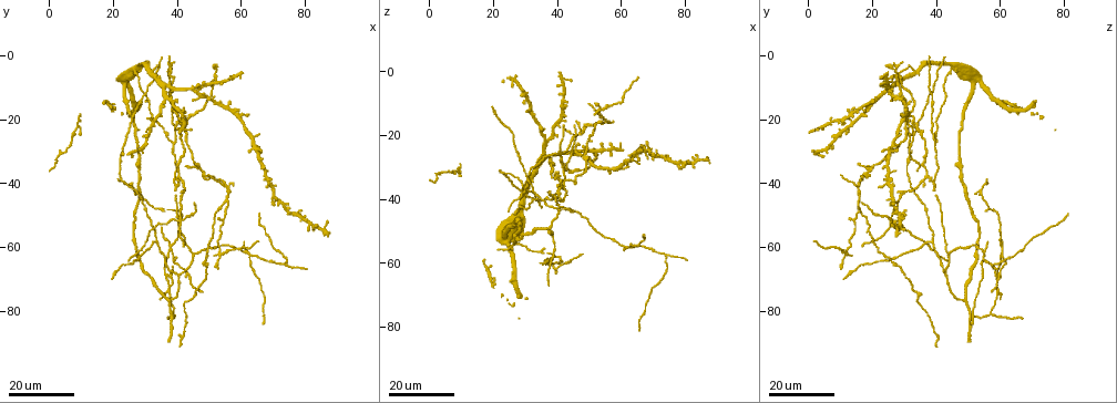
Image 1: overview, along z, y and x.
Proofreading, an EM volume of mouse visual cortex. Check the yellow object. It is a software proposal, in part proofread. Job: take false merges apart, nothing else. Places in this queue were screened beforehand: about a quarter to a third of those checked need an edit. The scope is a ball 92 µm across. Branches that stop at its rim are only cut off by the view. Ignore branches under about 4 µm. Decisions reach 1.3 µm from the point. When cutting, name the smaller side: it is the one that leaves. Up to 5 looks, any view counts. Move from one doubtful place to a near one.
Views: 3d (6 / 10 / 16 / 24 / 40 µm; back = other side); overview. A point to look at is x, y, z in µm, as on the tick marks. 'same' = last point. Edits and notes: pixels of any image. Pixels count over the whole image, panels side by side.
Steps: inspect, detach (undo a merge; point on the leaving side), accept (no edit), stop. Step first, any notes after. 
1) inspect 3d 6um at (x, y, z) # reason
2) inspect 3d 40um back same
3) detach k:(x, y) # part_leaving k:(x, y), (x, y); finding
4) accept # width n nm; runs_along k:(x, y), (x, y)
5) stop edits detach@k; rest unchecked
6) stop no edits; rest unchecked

inspect 3d 24um at (38, 28, 39) # arms part here

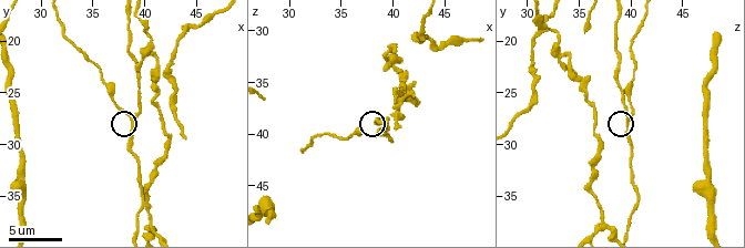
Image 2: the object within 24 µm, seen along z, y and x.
inspect 3d 6um at (39.0, 27.4, 39.4)

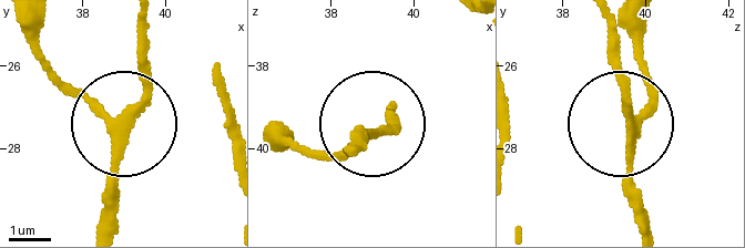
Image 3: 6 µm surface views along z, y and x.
accept # width 210 nm; runs_along 3:(21, 22), (36, 54), (116, 122), (141, 86), (141, 22); continuous, no second neuron

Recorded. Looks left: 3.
inspect 3d 6um at (36.4, 24.0, 39.8) # calibre changes

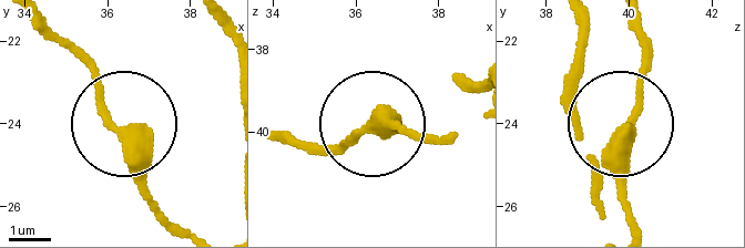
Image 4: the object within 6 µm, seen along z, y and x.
accept # runs_along 4:(48, 26), (93, 79), (135, 184), (174, 227); all the same neuron

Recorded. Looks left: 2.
inspect 3d 24um at (46, 61, 44) # thin arm on a thick one

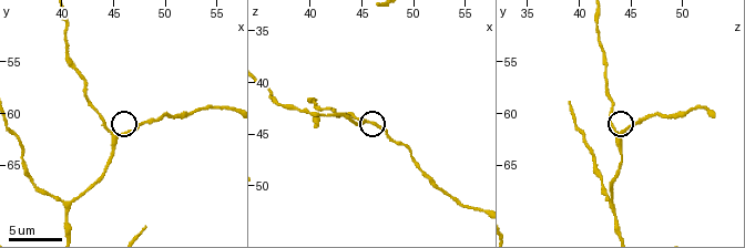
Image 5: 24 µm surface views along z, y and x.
inspect 3d 10um at (45.2, 62.2, 44.0) # zoom in

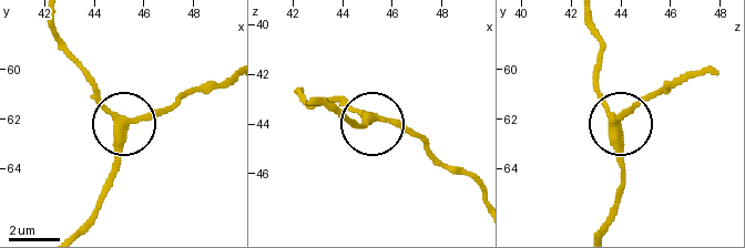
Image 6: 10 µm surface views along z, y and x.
accept # side_arm 22 um; runs_along 6:(601, 228), (624, 177), (624, 140), (594, 79); all the same neuron

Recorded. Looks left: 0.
stop no edits; rest unchecked

